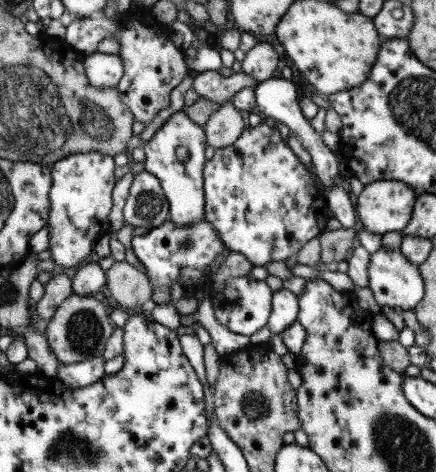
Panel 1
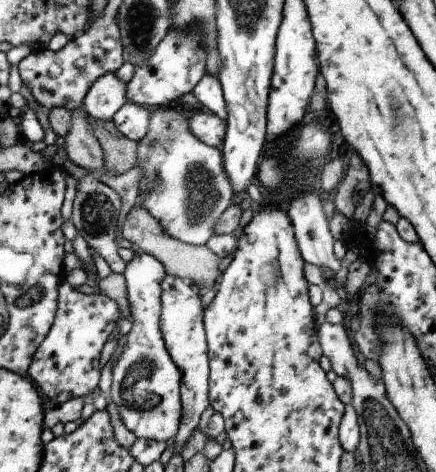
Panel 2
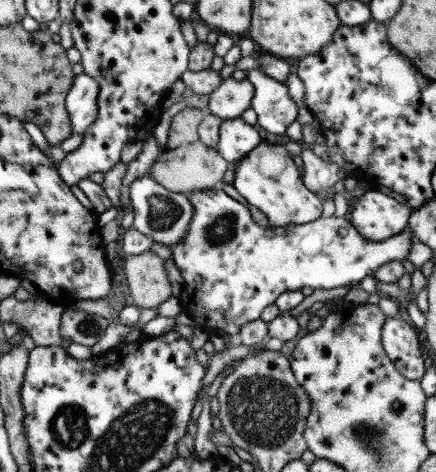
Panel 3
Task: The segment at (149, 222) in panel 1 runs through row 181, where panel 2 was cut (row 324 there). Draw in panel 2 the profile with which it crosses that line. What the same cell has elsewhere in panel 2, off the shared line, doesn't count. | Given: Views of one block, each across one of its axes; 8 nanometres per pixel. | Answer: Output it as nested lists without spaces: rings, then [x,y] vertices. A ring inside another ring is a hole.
[[[139,254],[125,272],[129,280],[129,300],[133,312],[133,330],[129,332],[127,348],[113,368],[111,396],[119,406],[119,414],[129,432],[139,440],[169,442],[179,436],[183,426],[183,374],[171,352],[167,350],[167,340],[161,328],[163,314],[163,280],[167,278],[167,266],[151,254]]]

